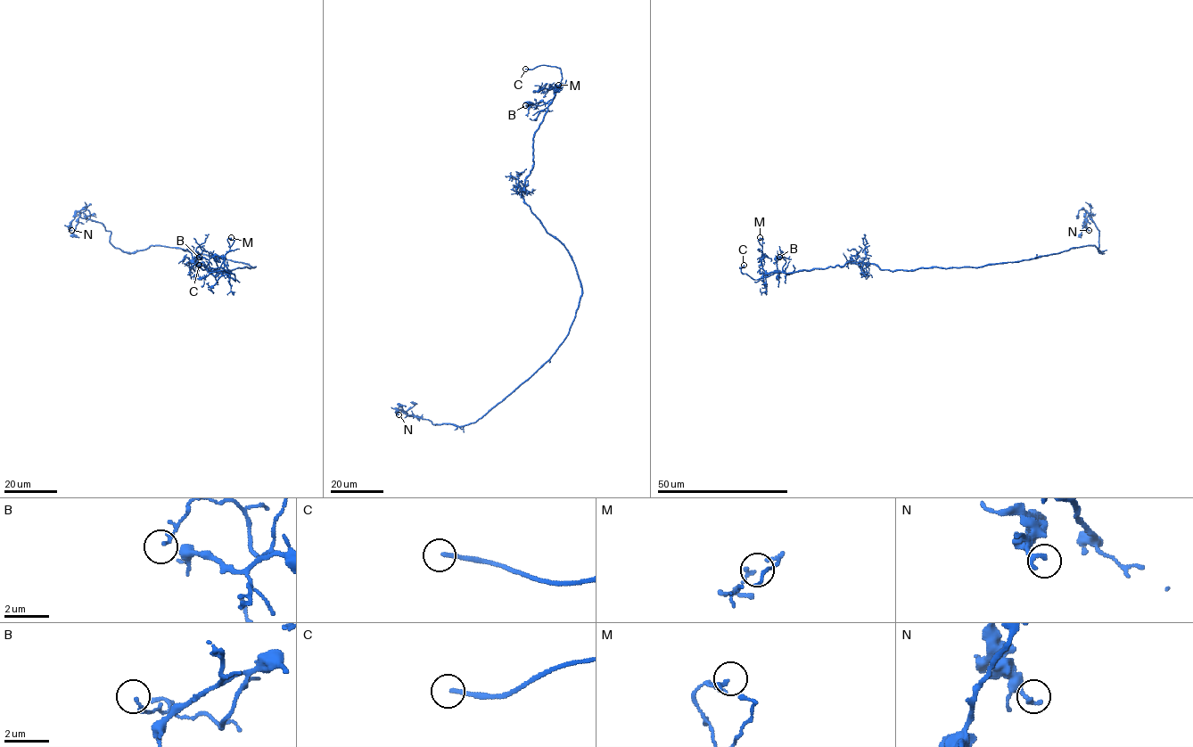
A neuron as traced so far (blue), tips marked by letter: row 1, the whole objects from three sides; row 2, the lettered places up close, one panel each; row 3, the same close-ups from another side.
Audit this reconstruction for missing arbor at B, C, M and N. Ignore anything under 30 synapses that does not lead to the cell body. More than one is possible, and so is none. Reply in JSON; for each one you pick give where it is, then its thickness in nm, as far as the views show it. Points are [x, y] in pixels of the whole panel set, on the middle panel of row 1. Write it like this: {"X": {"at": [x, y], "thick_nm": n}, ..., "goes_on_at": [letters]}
{"C": {"at": [525, 69], "thick_nm": 180}, "goes_on_at": ["C"]}

